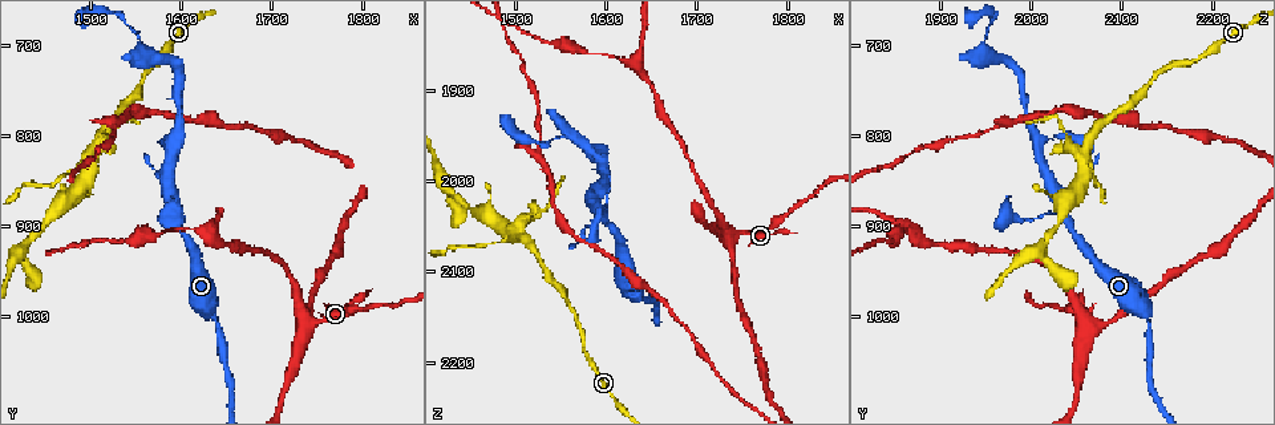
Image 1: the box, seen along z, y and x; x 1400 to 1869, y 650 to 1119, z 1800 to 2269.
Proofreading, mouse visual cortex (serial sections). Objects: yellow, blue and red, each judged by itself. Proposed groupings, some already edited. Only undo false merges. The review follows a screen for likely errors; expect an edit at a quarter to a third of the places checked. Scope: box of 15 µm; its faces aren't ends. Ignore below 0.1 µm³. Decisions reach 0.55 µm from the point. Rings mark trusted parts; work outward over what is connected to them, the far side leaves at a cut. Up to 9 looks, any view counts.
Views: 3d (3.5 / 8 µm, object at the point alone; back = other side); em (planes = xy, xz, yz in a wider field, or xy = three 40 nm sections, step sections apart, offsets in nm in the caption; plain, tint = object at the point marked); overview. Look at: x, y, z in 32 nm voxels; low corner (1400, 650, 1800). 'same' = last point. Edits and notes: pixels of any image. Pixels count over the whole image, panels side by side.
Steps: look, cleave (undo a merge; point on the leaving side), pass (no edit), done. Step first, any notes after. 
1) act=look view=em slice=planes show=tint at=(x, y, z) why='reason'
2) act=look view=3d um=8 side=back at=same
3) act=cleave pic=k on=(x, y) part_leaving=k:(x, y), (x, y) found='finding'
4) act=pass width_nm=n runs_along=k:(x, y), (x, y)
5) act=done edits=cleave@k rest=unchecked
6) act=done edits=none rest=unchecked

act=look view=3d um=3.5 at=(1505, 815, 2060) why='three arms meet'

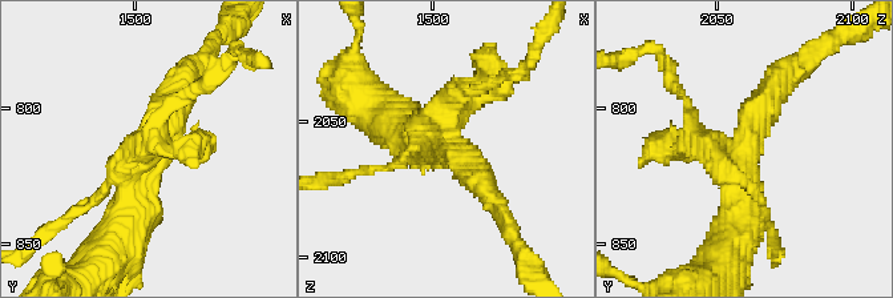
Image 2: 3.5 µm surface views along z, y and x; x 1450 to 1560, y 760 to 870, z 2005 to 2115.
act=look view=em slice=planes show=tint at=(1506, 817, 2060) why='need the tissue'

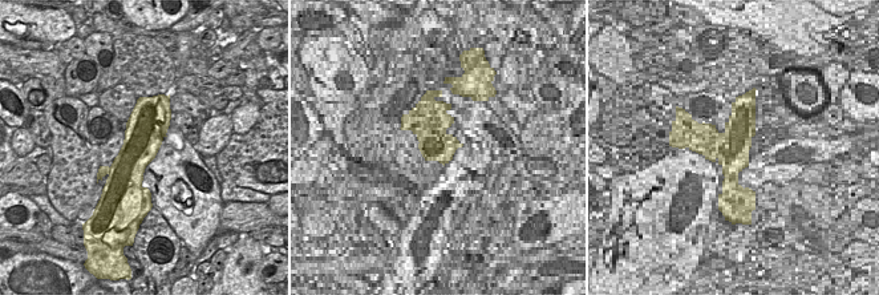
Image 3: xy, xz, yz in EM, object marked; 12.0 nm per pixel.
act=cleave pic=2 on=(686, 135) part_leaving=2:(724, 154), (698, 139), (639, 166) found='two cells meet here'

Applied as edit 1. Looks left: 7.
act=look view=overview why='see it whole again'

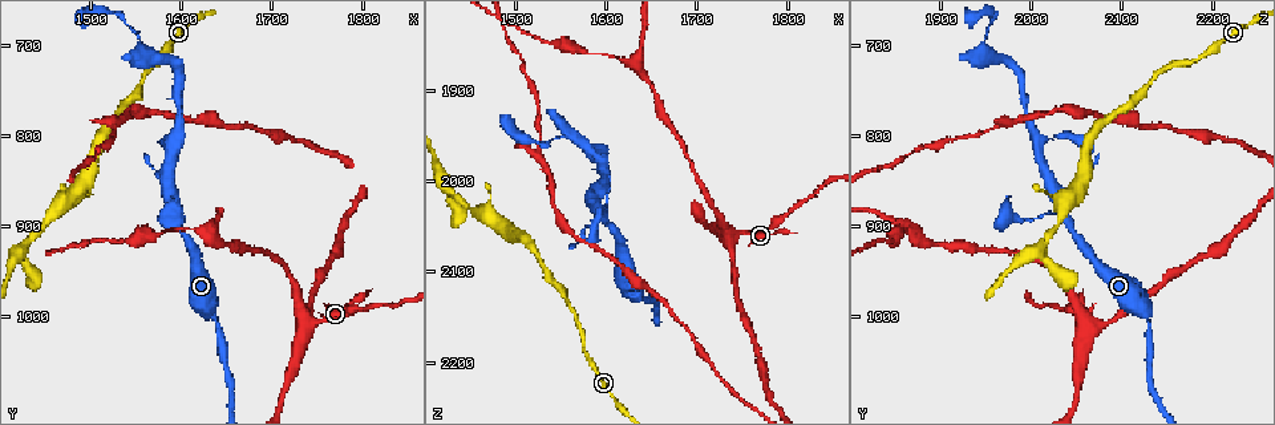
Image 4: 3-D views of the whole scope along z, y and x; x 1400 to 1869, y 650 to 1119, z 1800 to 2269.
act=look view=3d um=3.5 at=(1735, 1010, 2055) why='four-way junction'

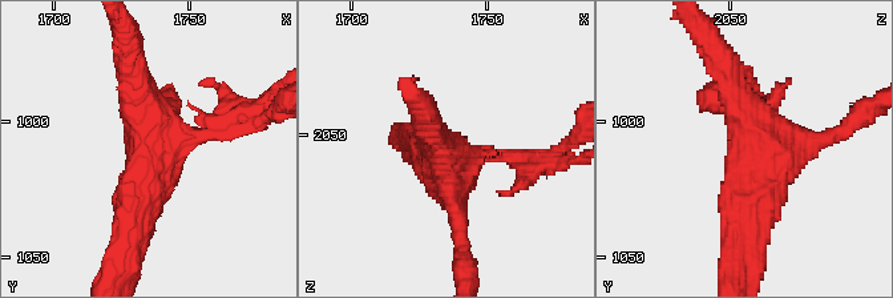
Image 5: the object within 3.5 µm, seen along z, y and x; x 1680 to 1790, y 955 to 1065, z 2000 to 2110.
act=look view=em slice=xy step=1 show=plain at=(1740, 1007, 2059) arms=4 arm_widths_nm=200,250,350,600

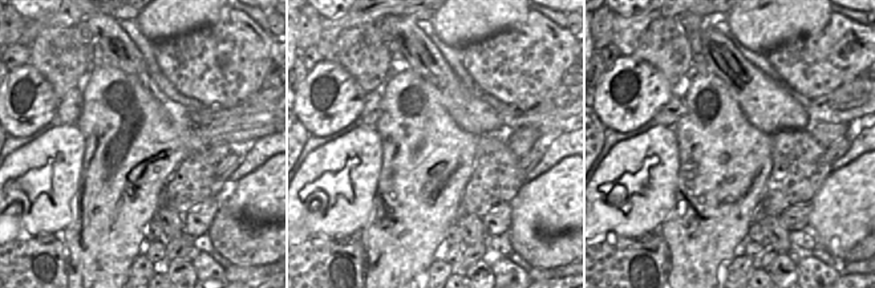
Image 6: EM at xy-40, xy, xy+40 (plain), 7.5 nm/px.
act=look view=em slice=xy step=1 show=tint at=same

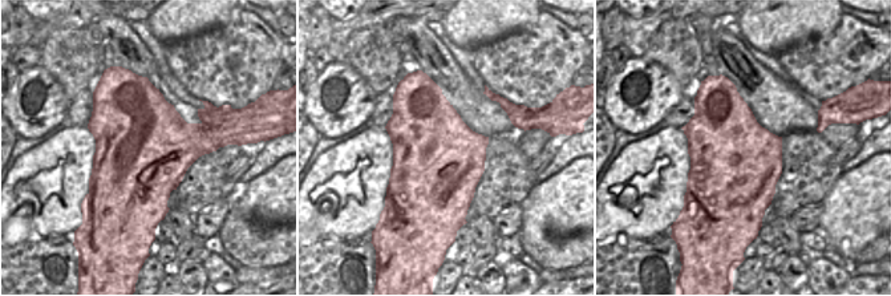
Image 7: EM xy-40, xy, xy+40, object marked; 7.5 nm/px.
act=pass found='continuous, no second cell'

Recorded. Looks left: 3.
act=look view=3d um=3.5 at=(1645, 1010, 2130) why='narrows sharply'

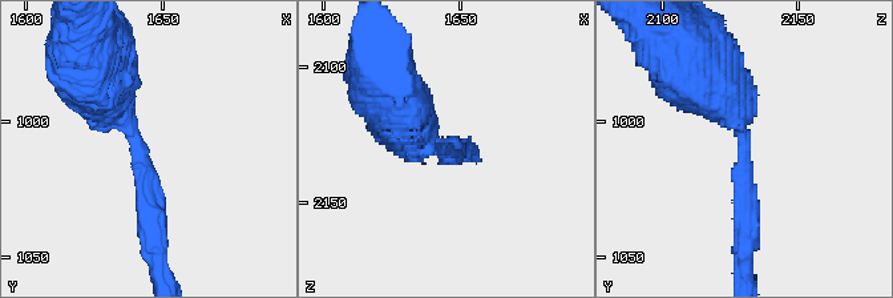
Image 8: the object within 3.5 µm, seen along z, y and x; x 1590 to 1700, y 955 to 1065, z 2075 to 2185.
act=look view=em slice=xy step=2 show=tint at=(1640, 1010, 2129) arm_widths_nm=300,600

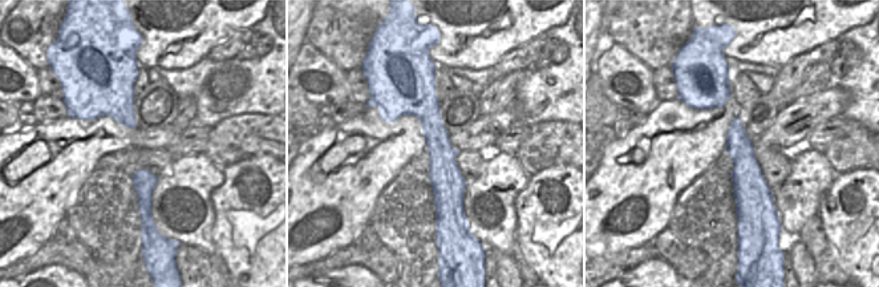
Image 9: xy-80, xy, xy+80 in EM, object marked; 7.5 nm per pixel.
act=pass runs_along=9:(425, 79), (446, 217) found='continuous, no second cell'

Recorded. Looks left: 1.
act=done edits=cleave@2 rest=unchecked

